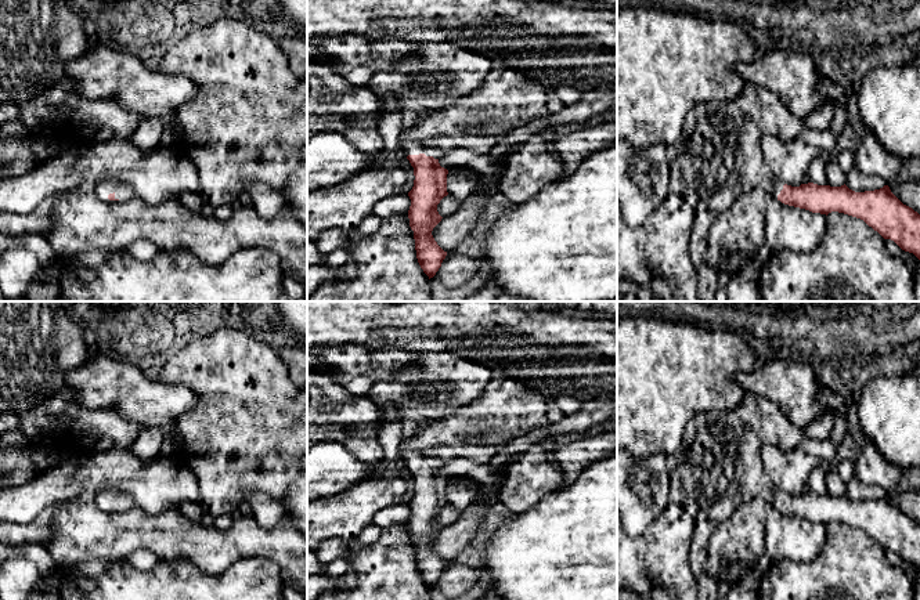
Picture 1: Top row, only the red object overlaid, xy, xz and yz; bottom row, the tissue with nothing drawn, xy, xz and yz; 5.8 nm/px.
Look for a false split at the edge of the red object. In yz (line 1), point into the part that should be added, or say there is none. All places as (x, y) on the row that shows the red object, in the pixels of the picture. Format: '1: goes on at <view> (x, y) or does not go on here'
1: goes on at yz (718, 156)

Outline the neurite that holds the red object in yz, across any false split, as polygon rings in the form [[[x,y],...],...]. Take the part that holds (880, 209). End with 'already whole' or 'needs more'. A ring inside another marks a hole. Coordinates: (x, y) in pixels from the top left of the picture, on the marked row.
[[[744,82],[736,98],[701,102],[688,113],[682,137],[668,145],[670,191],[690,200],[697,212],[719,213],[739,195],[762,188],[768,196],[789,206],[826,216],[838,212],[861,218],[884,239],[894,241],[902,250],[913,253],[920,260],[920,214],[903,205],[888,185],[865,192],[855,192],[845,184],[830,187],[808,182],[791,187],[772,174],[762,160],[761,137],[775,135],[791,141],[804,130],[802,120],[793,116],[773,93]]]; needs more

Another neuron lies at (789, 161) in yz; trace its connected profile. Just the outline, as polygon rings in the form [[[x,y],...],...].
[[[775,135],[761,137],[764,163],[779,181],[791,187],[804,184],[811,162],[819,158],[820,152],[800,138],[783,141]]]

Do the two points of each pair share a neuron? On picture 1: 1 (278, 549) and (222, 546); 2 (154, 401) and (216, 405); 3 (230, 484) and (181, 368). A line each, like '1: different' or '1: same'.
1: same
2: different
3: same

